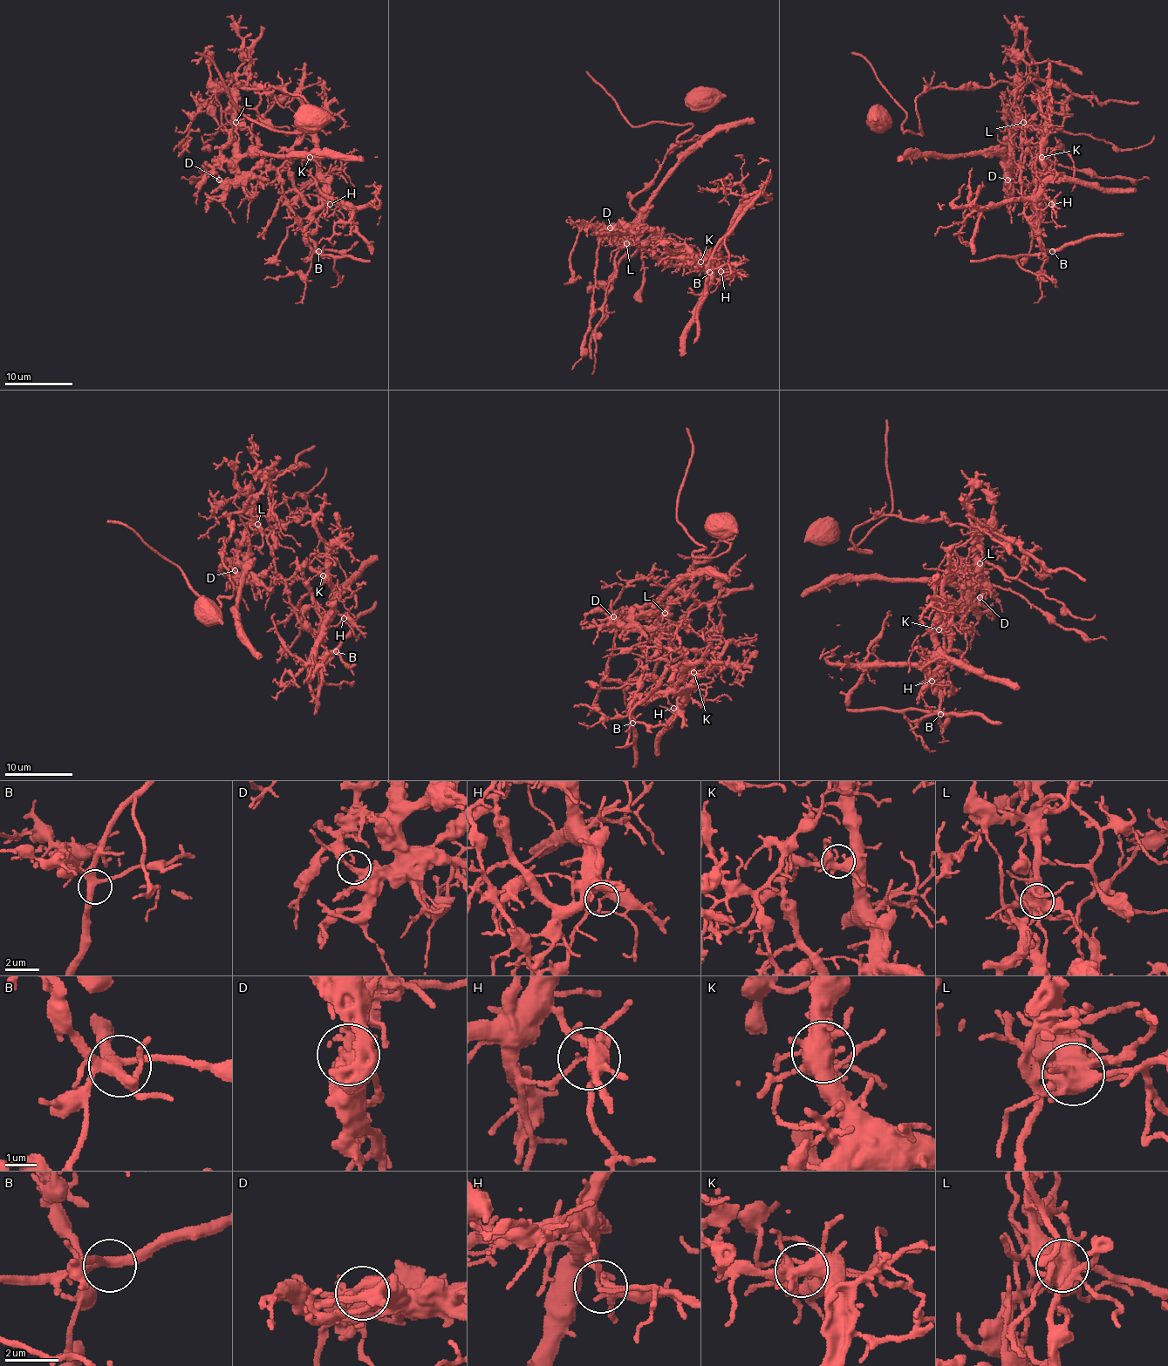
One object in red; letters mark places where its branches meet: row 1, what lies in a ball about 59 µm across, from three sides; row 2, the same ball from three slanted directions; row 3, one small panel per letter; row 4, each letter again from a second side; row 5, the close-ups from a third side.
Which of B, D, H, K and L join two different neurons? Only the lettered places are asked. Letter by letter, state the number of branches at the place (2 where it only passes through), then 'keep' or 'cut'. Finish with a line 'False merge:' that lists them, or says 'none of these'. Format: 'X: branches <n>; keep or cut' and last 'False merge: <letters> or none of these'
B: branches 4; keep
D: branches 3; cut
H: branches 4; cut
K: branches 6; keep
L: branches 7; cut
False merge: D, H, L

